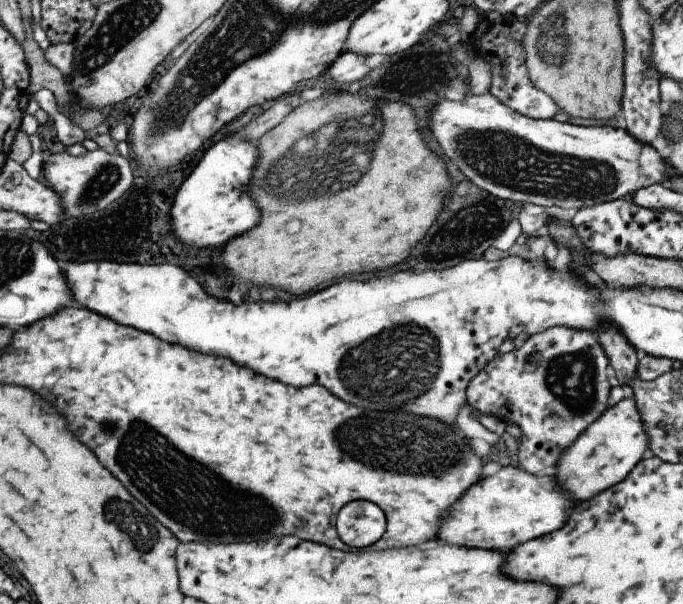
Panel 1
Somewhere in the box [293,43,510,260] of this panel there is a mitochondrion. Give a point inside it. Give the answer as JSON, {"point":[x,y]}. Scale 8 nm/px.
{"point":[393,84]}

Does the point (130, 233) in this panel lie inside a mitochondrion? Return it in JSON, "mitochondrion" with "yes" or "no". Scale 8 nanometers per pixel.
{"mitochondrion":"no"}

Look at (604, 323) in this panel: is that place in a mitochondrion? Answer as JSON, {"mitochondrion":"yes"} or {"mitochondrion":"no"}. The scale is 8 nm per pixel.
{"mitochondrion":"no"}

